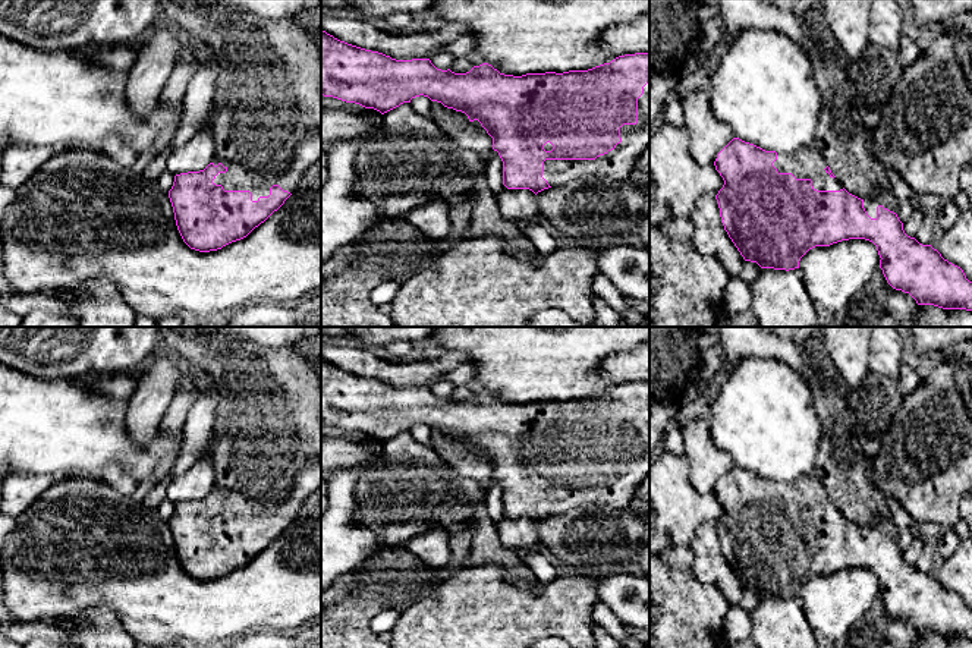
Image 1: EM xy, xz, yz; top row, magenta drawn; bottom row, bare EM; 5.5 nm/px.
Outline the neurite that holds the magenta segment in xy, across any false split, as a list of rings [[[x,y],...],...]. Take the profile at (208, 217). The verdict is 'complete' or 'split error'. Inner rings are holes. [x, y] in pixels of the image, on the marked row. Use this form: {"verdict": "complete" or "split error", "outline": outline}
{"verdict": "split error", "outline": [[[321,126],[309,130],[293,150],[290,164],[280,174],[257,173],[240,163],[214,158],[204,170],[174,176],[169,198],[183,242],[210,252],[246,238],[295,192],[306,170],[321,158]]]}

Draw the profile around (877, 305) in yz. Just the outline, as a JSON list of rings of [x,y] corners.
[[[878,267],[847,306],[842,327],[916,327],[916,301],[893,289]]]

